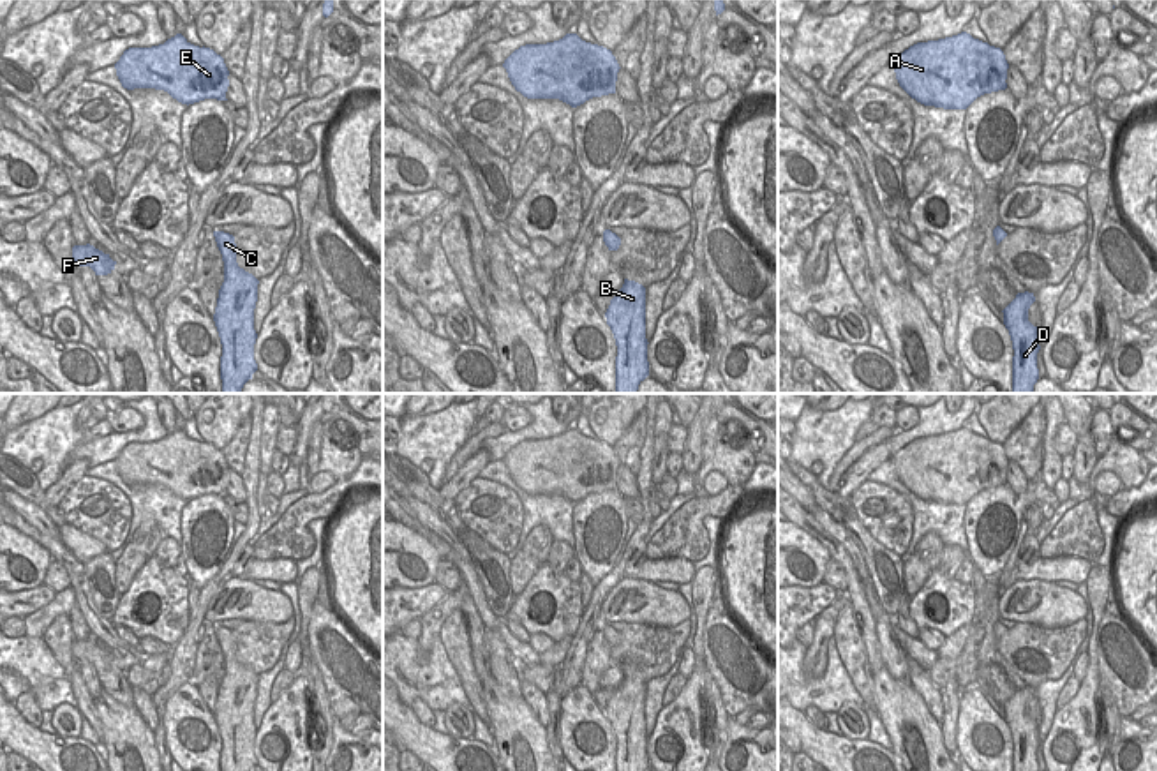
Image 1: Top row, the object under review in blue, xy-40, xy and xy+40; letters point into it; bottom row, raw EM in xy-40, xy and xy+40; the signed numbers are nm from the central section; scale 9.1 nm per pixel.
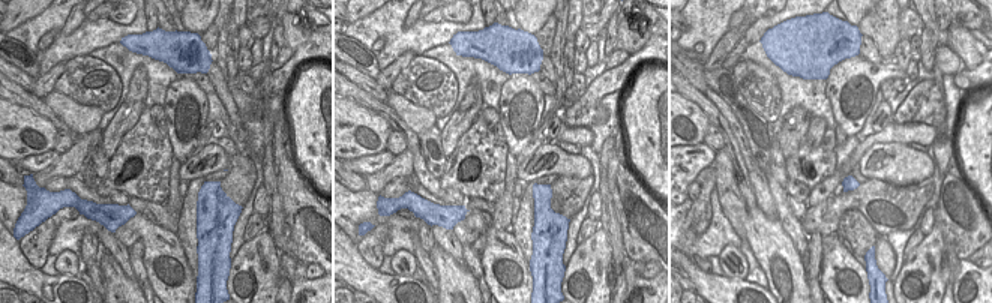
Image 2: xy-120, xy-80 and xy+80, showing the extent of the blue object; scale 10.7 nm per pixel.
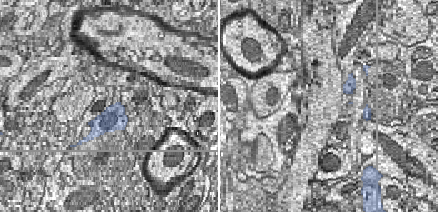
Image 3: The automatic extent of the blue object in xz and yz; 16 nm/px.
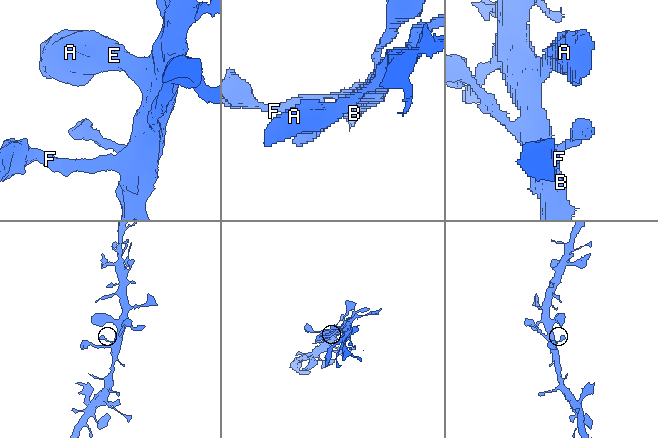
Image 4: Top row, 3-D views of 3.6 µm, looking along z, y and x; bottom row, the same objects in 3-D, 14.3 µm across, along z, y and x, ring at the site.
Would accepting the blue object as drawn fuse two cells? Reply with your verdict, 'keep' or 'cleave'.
keep

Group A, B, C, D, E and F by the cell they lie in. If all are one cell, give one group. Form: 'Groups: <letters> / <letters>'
Groups: A B C D E F.

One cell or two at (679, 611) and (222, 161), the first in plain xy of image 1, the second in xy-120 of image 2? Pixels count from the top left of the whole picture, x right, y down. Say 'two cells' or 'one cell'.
one cell

